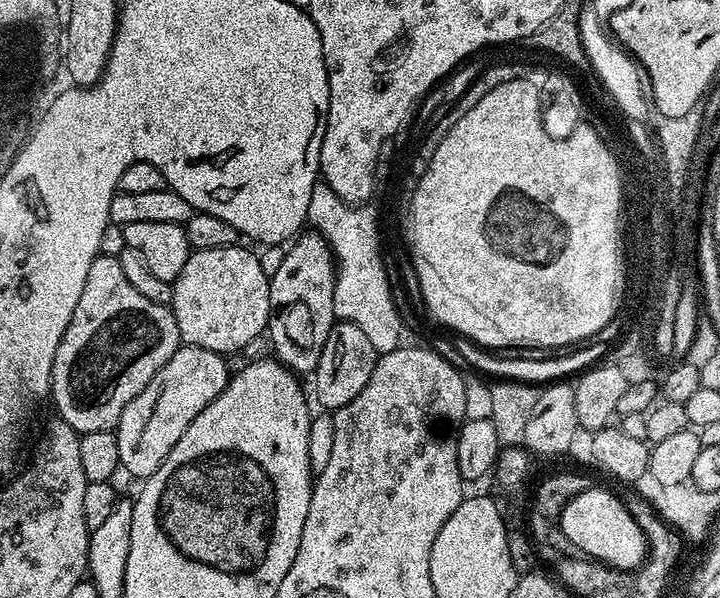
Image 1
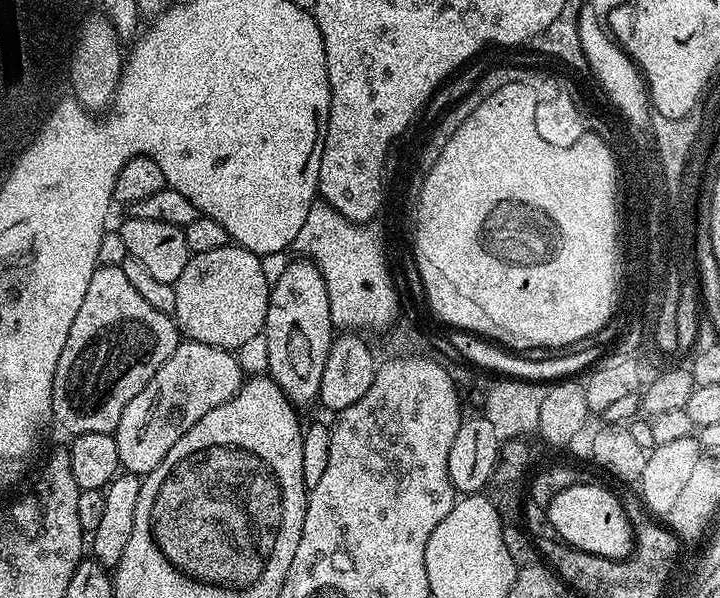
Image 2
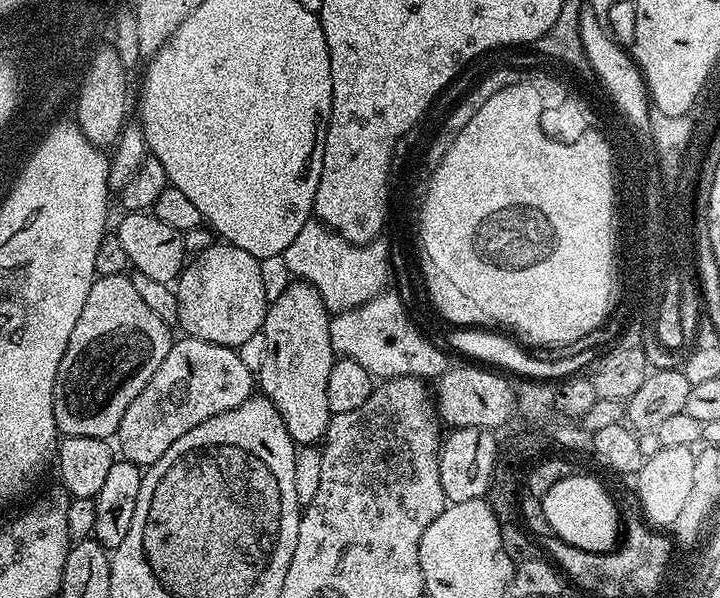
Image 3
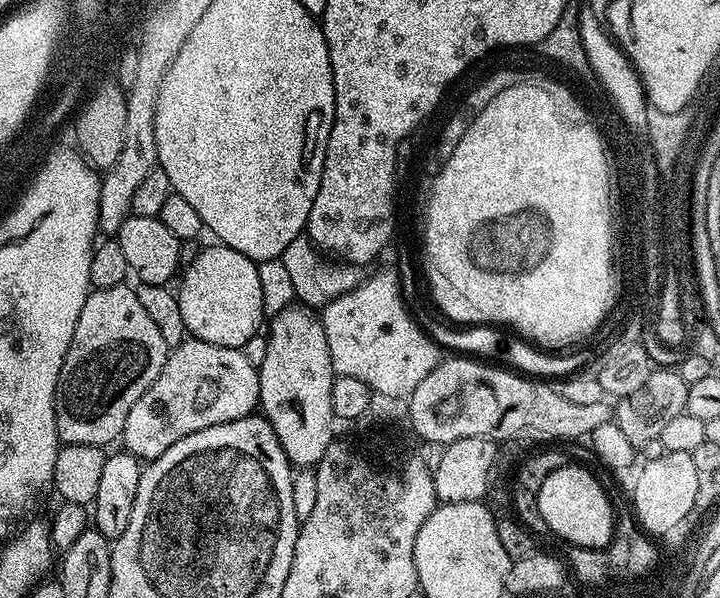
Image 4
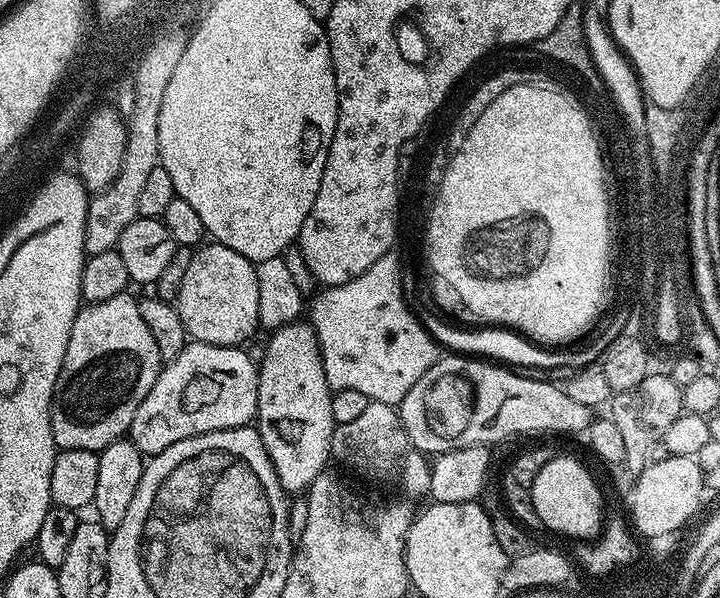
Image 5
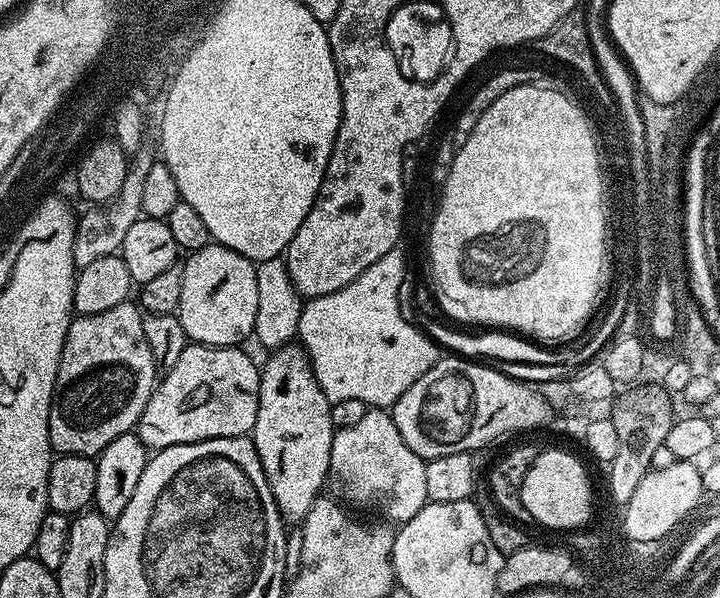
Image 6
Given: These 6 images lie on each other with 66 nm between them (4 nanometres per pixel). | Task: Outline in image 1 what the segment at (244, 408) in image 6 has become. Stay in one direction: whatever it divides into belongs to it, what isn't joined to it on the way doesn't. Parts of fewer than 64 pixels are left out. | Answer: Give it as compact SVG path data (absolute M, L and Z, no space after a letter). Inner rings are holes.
M184 344L176 353L150 378L150 382L122 410L120 421L114 429L118 438L118 458L120 468L132 476L147 478L153 476L166 462L166 454L178 446L178 438L186 434L190 422L222 394L230 379L228 364L223 355L199 348L193 344Z

